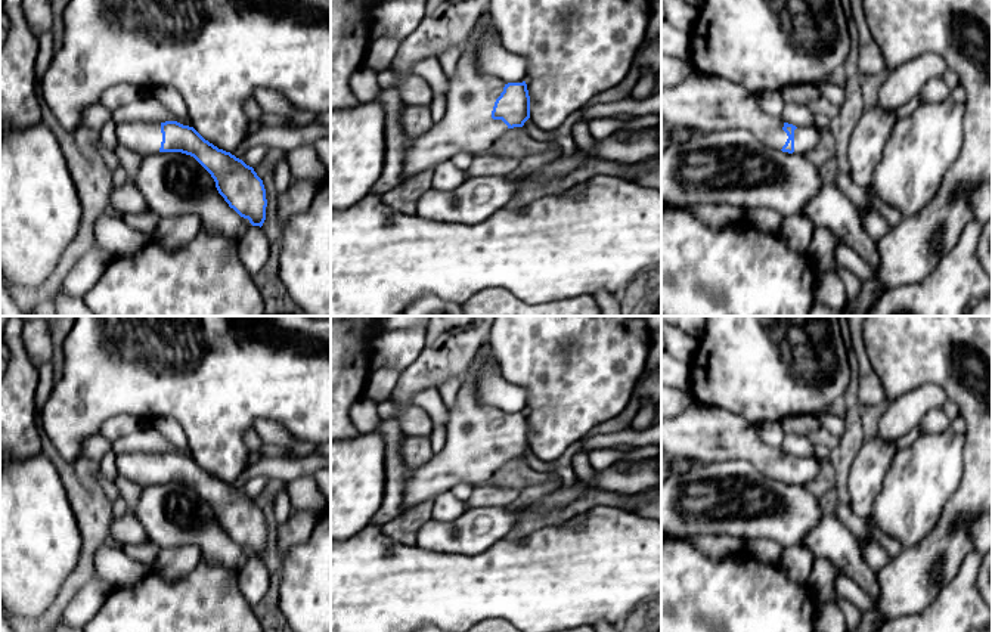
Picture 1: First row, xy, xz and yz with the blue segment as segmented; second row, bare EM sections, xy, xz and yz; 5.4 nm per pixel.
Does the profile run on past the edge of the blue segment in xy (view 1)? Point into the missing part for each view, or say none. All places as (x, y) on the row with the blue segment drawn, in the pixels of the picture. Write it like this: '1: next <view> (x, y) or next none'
1: next xy (143, 138)

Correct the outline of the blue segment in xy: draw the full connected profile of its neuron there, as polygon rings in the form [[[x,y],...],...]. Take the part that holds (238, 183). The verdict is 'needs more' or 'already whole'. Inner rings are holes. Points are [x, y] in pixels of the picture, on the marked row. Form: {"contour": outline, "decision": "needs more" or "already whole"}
{"contour": [[[125,121],[115,128],[118,145],[139,157],[182,152],[193,157],[214,179],[218,193],[252,226],[266,220],[266,189],[252,167],[205,140],[193,127],[177,121]]], "decision": "needs more"}

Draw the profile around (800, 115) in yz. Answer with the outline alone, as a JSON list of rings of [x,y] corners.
[[[787,103],[782,106],[781,120],[796,127],[813,127],[815,114],[807,105]]]

